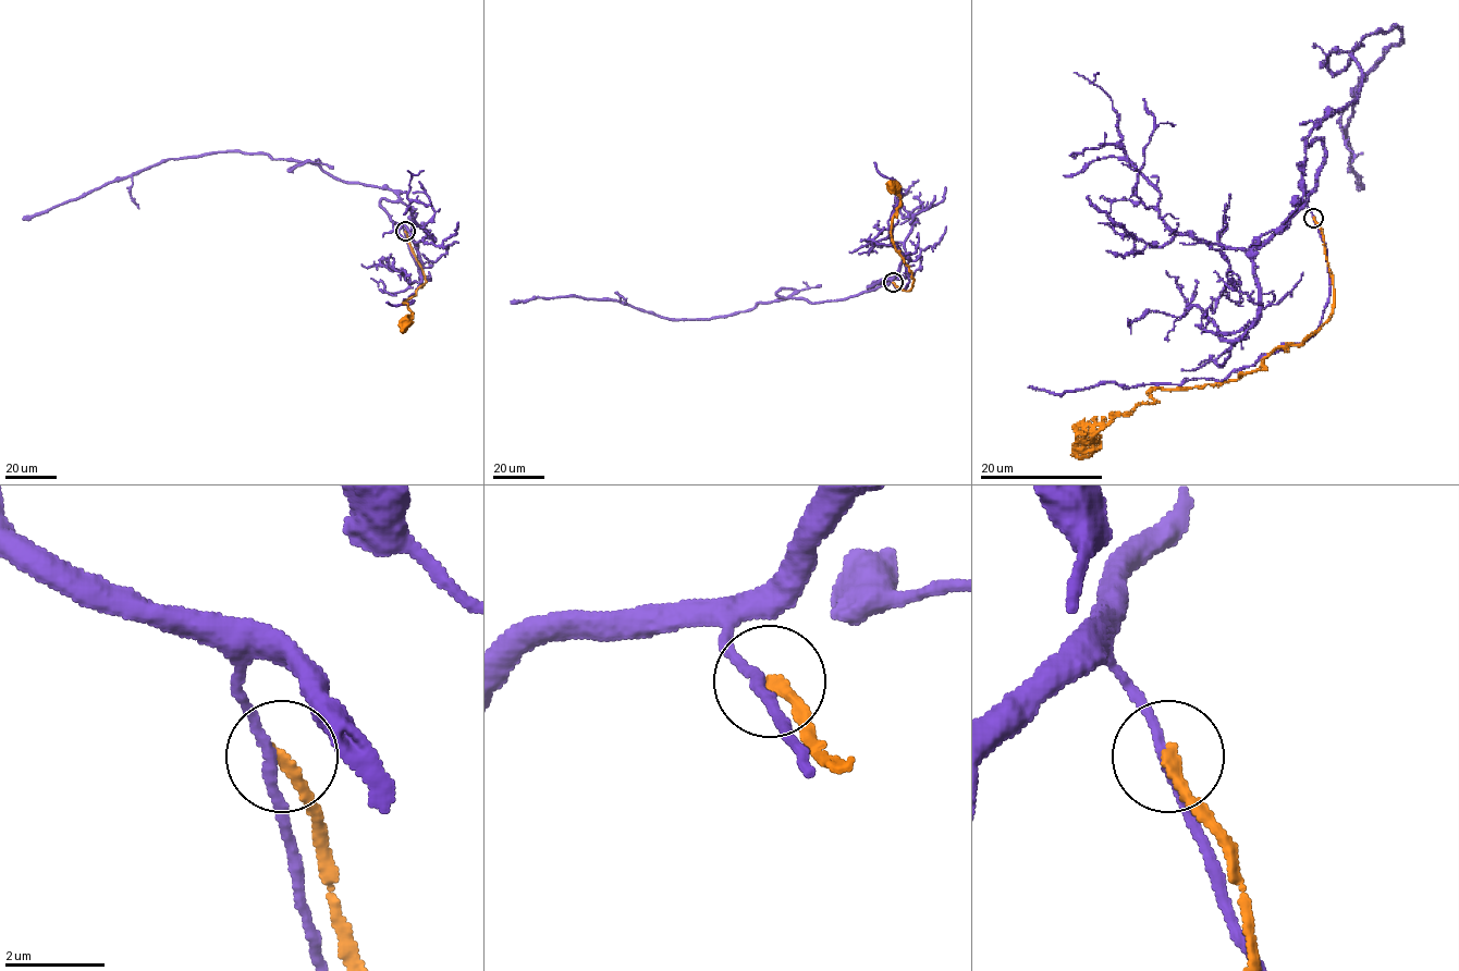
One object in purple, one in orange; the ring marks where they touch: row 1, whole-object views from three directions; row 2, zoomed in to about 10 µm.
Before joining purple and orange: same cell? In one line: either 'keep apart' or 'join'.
keep apart

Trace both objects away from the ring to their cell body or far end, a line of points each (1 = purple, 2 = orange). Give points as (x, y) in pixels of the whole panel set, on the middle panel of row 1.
1: (893, 282), (708, 319), (575, 296), (511, 303)
2: (893, 282), (909, 291), (914, 279), (891, 235), (892, 218), (900, 205), (900, 196), (894, 187)

